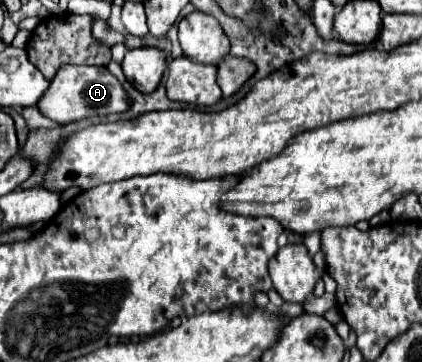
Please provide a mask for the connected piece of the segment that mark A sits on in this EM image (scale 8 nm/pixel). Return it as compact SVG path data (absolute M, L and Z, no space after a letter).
M65 65L57 71L55 79L51 81L47 93L37 103L41 113L59 125L79 121L83 117L93 115L109 115L127 111L127 93L123 91L121 83L105 69L105 67L79 67L79 65Z

